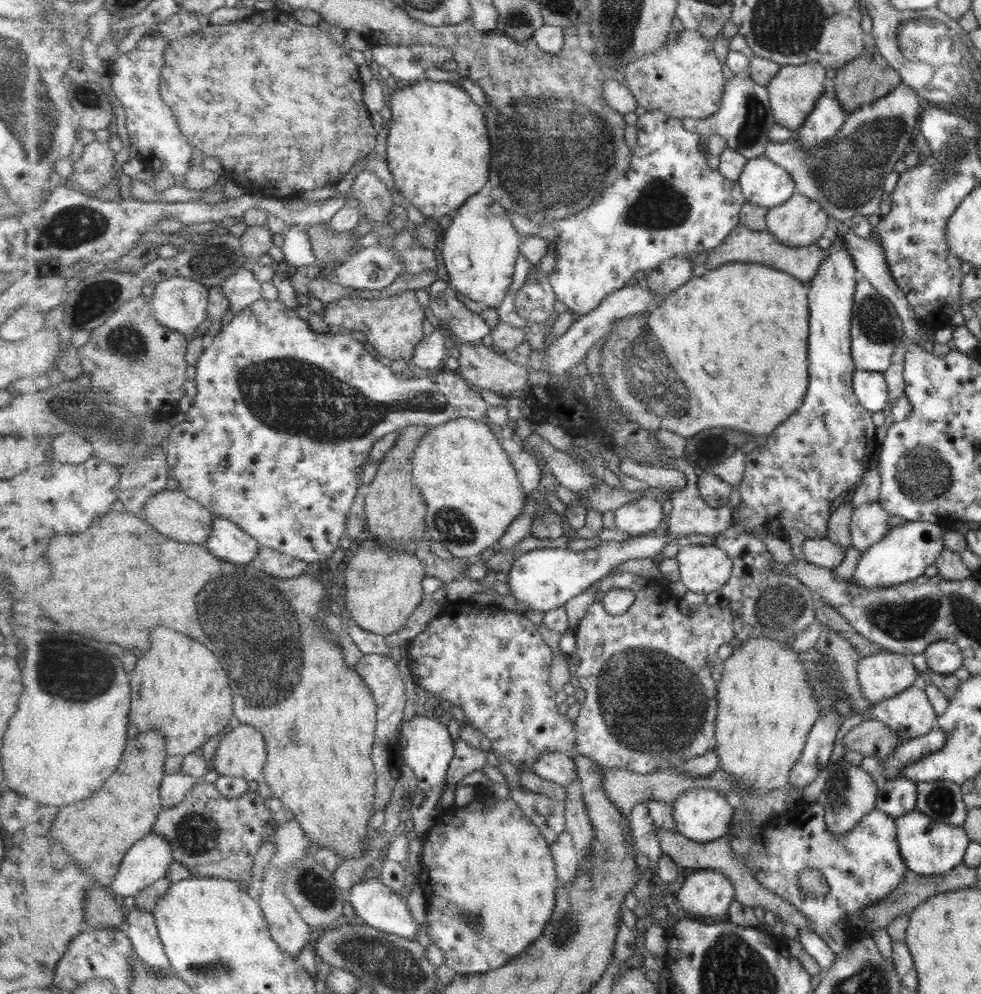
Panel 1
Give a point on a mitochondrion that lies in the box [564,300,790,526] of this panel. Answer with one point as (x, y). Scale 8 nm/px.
(643, 374)

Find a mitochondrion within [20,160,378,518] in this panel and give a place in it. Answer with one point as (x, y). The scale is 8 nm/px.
(121, 438)

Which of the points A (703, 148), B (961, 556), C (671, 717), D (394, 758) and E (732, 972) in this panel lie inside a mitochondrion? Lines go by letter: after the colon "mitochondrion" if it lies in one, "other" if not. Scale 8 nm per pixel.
A: other
B: other
C: mitochondrion
D: other
E: mitochondrion

